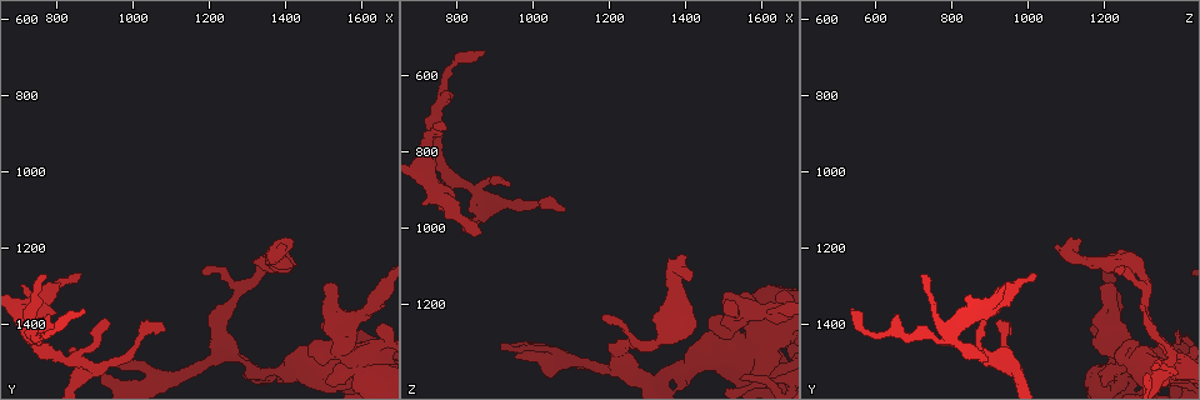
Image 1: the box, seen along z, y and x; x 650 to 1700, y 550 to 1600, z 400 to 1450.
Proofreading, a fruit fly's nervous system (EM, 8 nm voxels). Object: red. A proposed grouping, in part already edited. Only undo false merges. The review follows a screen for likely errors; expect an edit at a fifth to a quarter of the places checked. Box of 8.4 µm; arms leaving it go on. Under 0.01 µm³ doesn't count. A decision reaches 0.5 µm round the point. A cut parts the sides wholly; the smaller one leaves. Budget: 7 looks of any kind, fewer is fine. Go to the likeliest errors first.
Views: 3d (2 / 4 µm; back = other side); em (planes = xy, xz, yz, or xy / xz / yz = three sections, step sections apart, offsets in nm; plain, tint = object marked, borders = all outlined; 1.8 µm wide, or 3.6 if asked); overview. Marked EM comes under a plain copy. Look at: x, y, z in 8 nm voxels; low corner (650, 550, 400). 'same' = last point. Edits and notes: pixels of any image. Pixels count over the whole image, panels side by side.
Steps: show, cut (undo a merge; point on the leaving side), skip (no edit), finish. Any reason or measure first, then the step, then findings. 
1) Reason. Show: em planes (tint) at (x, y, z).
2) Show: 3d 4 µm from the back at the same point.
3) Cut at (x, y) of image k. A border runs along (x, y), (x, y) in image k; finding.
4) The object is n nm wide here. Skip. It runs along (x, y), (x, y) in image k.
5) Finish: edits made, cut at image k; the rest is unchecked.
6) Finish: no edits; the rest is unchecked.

Show: em 3.6 µm planes (tint) at (1610, 1510, 1235).

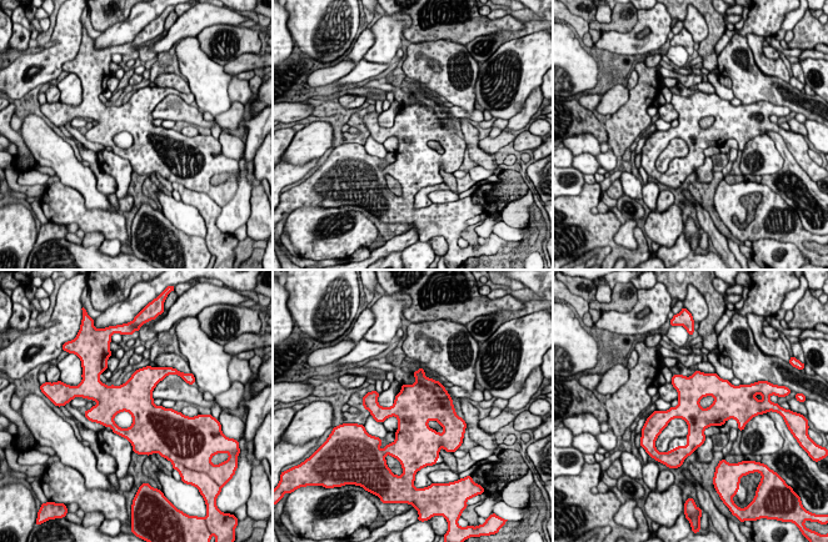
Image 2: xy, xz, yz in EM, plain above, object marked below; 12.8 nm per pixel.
Skip. It runs along (729, 408), (658, 417) in image 2; continuous, no second neuron.

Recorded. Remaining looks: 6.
Four-way junction. Show: em 3.6 µm planes (tint) at (855, 1495, 910).

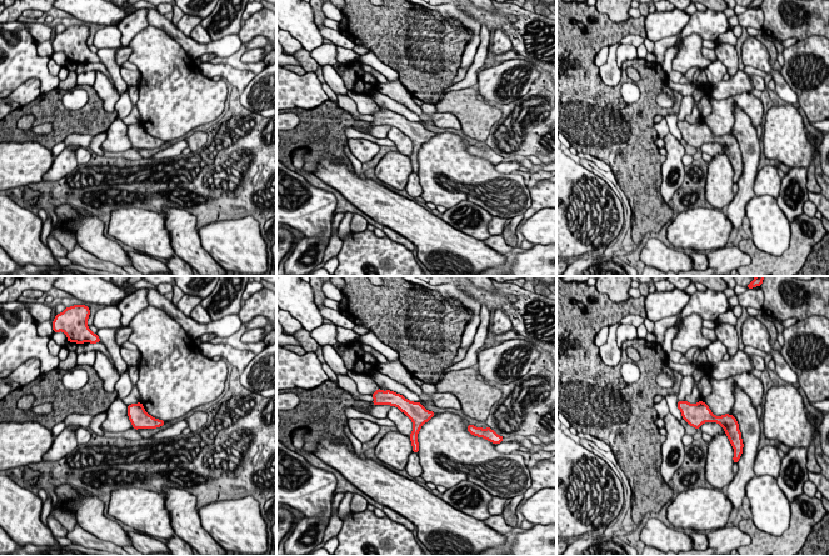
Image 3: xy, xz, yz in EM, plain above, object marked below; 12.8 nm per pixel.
Skip. It runs along (389, 394), (415, 416), (415, 447) in image 3; all the same neuron.

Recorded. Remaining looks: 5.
Thick turns thin. Show: 3d 2 µm from the back at (810, 1300, 975).

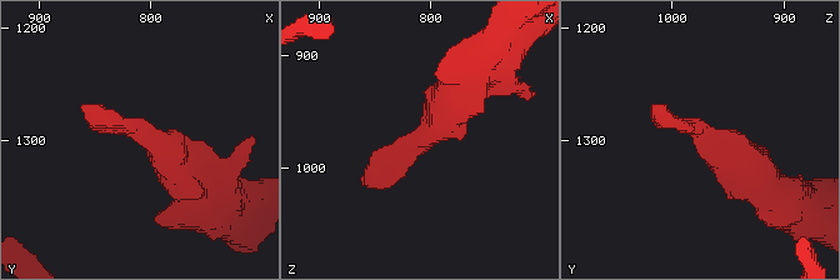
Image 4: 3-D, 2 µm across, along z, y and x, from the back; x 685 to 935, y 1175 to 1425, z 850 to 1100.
Need the tissue. Show: em xz step 8 (tint) at (804, 1296, 974).

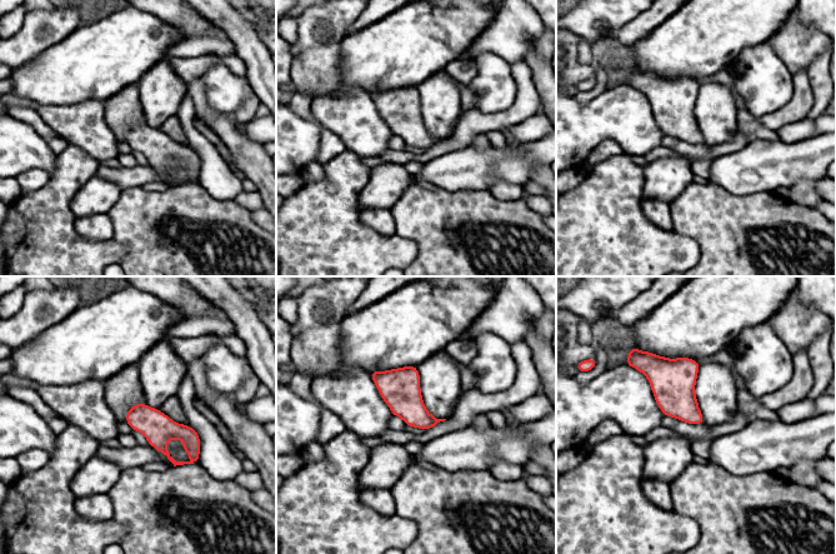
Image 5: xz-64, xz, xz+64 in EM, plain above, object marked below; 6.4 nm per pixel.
Cut it another way. Show: em planes (tint) at the same point.

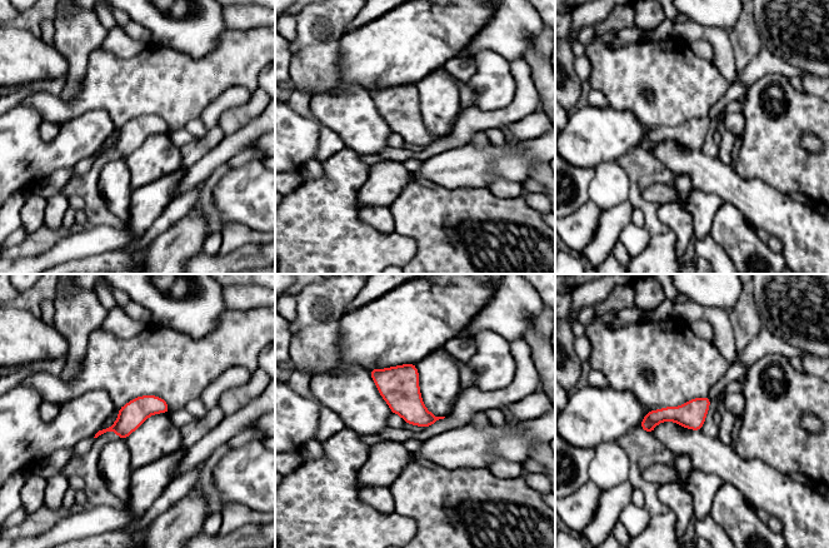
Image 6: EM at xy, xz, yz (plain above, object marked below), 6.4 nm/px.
Skip. All the same neuron.

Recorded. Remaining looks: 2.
Finish: no edits; the rest is unchecked.

